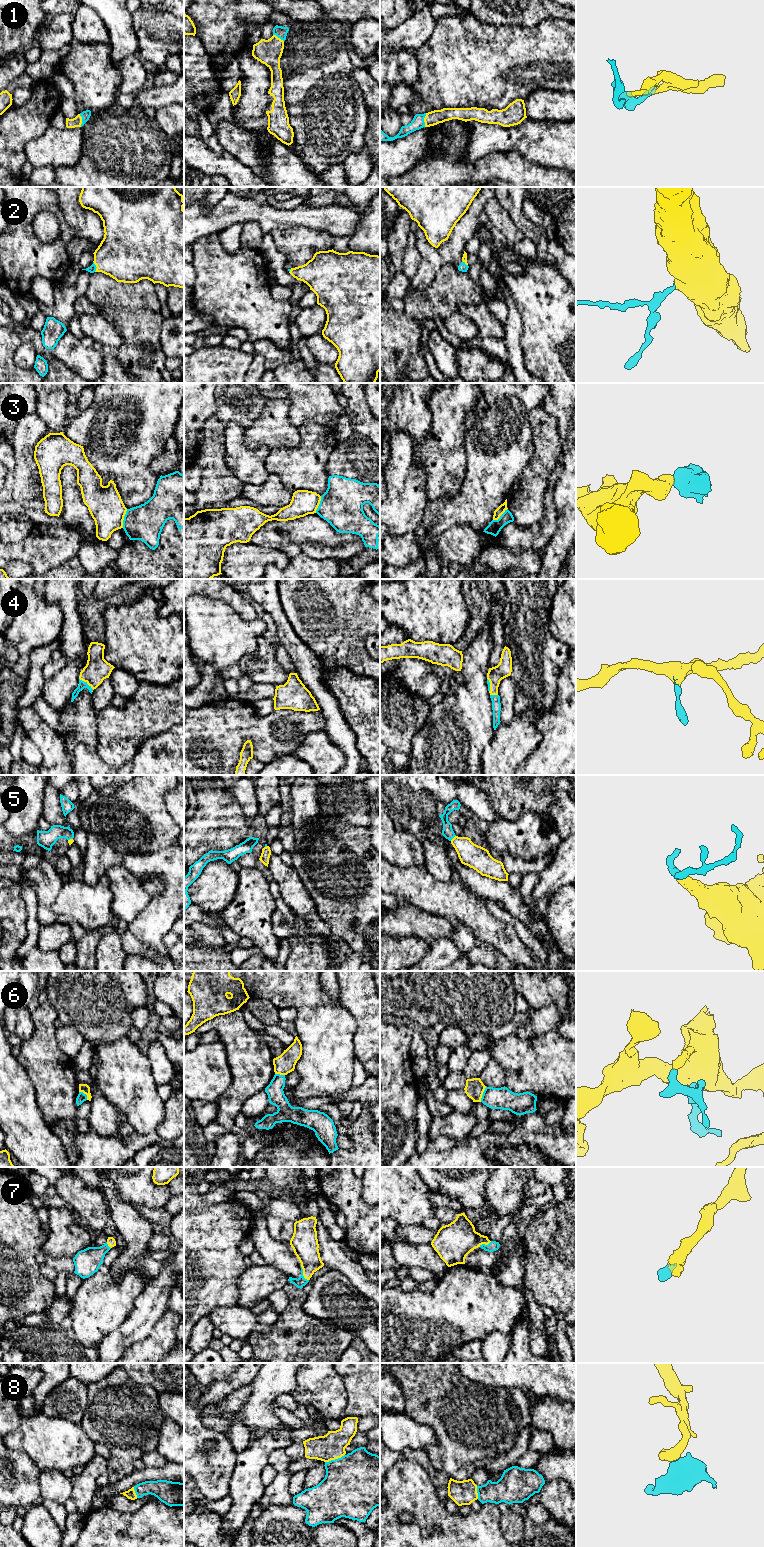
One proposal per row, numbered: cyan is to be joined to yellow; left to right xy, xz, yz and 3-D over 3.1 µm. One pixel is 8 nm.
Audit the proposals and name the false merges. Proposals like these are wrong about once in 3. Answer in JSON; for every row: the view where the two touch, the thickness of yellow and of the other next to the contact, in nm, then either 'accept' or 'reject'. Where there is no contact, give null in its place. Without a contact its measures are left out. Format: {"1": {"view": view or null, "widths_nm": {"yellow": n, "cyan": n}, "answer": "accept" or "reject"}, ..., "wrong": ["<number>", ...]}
{"1": {"view": "yz", "widths_nm": {"yellow": 120, "cyan": 100}, "answer": "accept"}, "2": {"view": "xy", "widths_nm": {"yellow": 420, "cyan": 60}, "answer": "accept"}, "3": {"view": "xy", "widths_nm": {"yellow": 280, "cyan": 300}, "answer": "reject"}, "4": {"view": "xy", "widths_nm": {"yellow": 200, "cyan": 60}, "answer": "accept"}, "5": {"view": "yz", "widths_nm": {"yellow": 190, "cyan": 90}, "answer": "accept"}, "6": {"view": "yz", "widths_nm": {"yellow": 150, "cyan": 180}, "answer": "reject"}, "7": {"view": "xz", "widths_nm": {"yellow": 200, "cyan": 80}, "answer": "accept"}, "8": {"view": "xz", "widths_nm": {"yellow": 220, "cyan": 480}, "answer": "accept"}, "wrong": ["3", "6"]}

